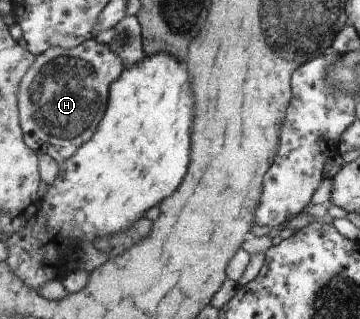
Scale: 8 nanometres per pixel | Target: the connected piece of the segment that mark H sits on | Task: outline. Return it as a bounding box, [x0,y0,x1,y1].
[20,40,124,163]

